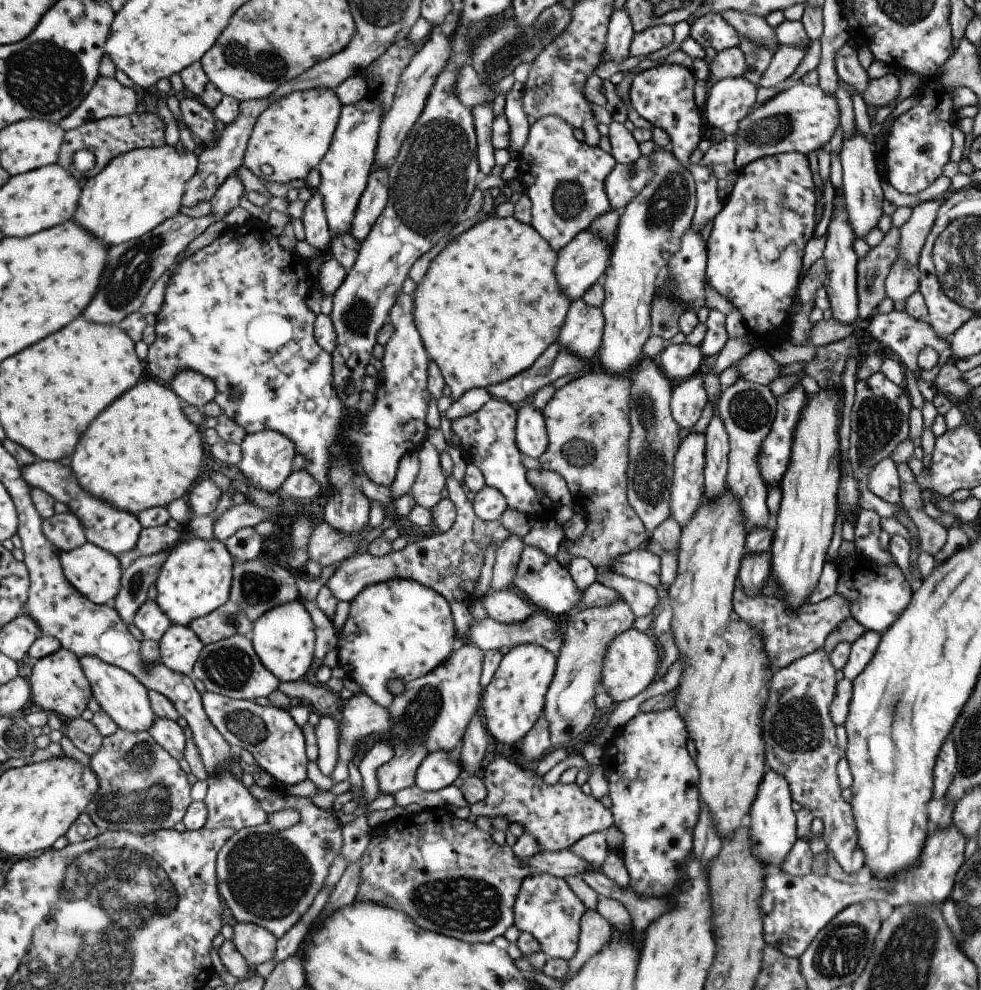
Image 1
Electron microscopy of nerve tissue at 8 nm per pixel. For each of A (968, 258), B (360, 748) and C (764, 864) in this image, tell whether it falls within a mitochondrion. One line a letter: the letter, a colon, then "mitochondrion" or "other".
A: mitochondrion
B: other
C: other

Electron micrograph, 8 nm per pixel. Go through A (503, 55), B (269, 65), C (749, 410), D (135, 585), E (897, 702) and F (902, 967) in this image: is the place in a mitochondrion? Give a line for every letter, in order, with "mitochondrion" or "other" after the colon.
A: mitochondrion
B: mitochondrion
C: mitochondrion
D: mitochondrion
E: mitochondrion
F: mitochondrion

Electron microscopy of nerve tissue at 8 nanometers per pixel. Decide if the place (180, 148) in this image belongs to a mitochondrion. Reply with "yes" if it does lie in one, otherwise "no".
no

